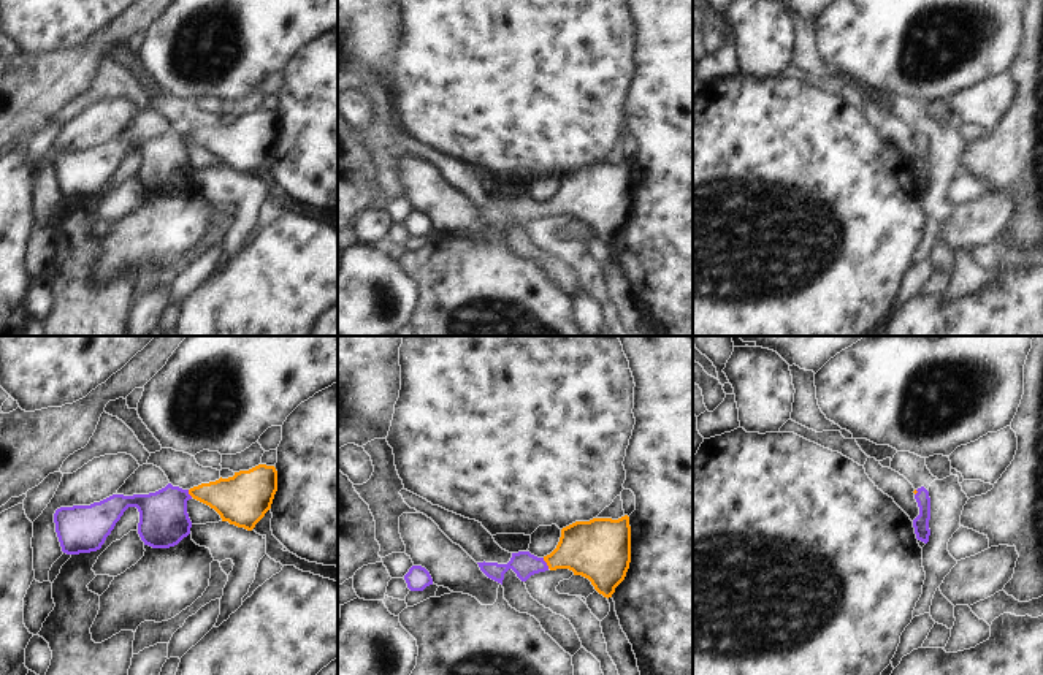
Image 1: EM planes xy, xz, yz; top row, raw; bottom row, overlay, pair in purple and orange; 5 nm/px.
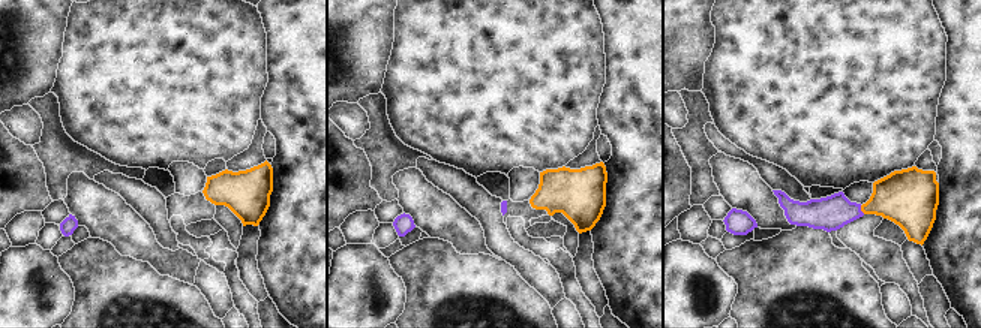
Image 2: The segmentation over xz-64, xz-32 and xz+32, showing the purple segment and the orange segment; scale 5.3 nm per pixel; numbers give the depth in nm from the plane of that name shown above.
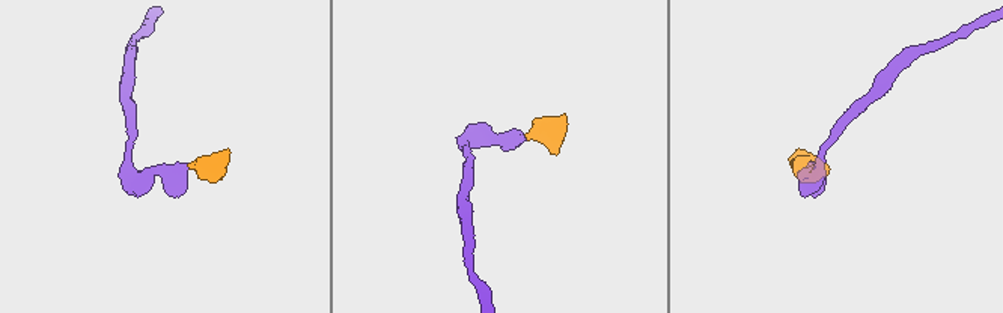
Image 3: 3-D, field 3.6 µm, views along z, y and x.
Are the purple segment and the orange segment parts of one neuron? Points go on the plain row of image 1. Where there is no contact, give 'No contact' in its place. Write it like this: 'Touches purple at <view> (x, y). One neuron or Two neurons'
Touches purple at xz (546, 208). One neuron

